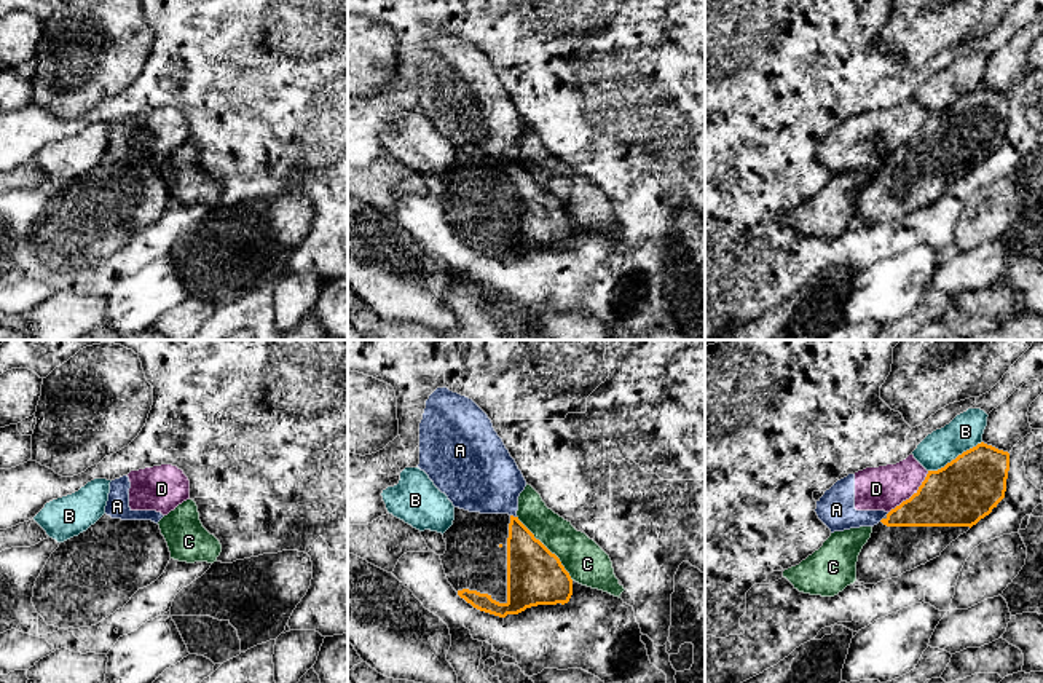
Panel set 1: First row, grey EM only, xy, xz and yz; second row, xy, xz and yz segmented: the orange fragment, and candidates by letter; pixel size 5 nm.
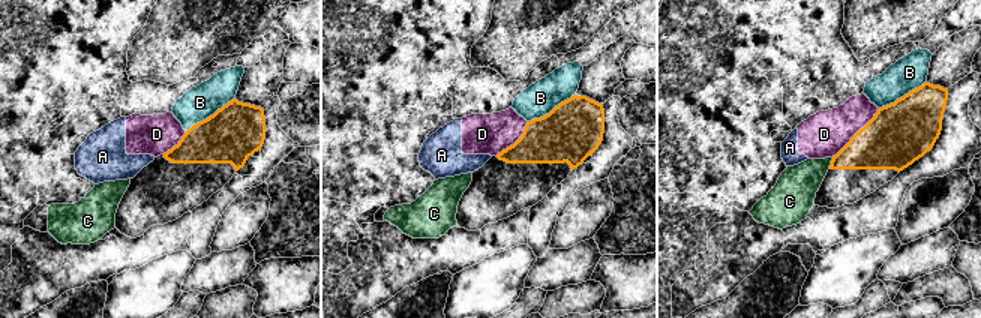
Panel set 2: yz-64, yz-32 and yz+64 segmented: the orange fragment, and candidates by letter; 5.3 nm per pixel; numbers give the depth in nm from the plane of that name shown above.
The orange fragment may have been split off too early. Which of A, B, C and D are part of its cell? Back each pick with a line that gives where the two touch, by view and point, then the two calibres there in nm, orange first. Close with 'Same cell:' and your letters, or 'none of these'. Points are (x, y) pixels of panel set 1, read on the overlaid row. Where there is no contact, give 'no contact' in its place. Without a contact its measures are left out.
Same cell: none of these

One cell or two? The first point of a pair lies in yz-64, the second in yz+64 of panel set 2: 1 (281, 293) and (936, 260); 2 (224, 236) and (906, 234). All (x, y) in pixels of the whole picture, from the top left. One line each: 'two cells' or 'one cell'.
1: two cells
2: one cell

